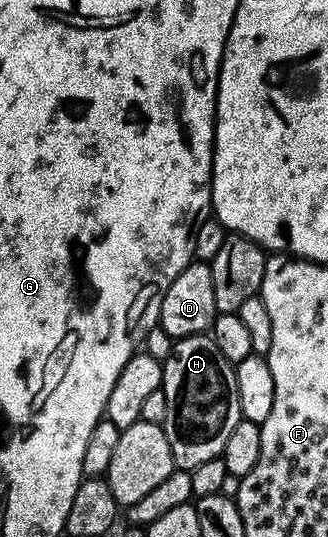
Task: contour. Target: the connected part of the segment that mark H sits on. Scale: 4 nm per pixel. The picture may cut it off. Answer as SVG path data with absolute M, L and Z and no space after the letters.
M209 333L177 339L172 352L162 363L162 391L168 400L168 416L164 429L168 436L168 448L172 448L177 469L192 471L207 460L222 456L224 444L228 444L228 435L243 417L234 368L235 363L229 362L224 352L220 352L216 340Z

